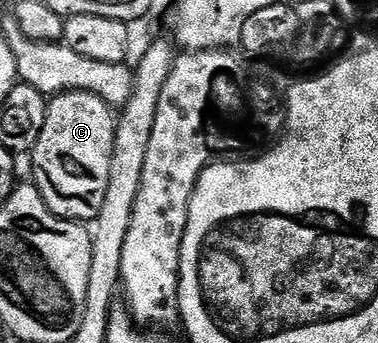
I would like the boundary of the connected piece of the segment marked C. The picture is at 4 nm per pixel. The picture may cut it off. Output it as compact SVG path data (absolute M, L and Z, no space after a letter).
M62 92L60 96L48 99L45 126L41 126L41 134L29 153L29 159L30 179L53 214L76 222L93 222L97 214L101 214L105 190L109 187L109 162L113 158L116 119L111 105L92 92Z

